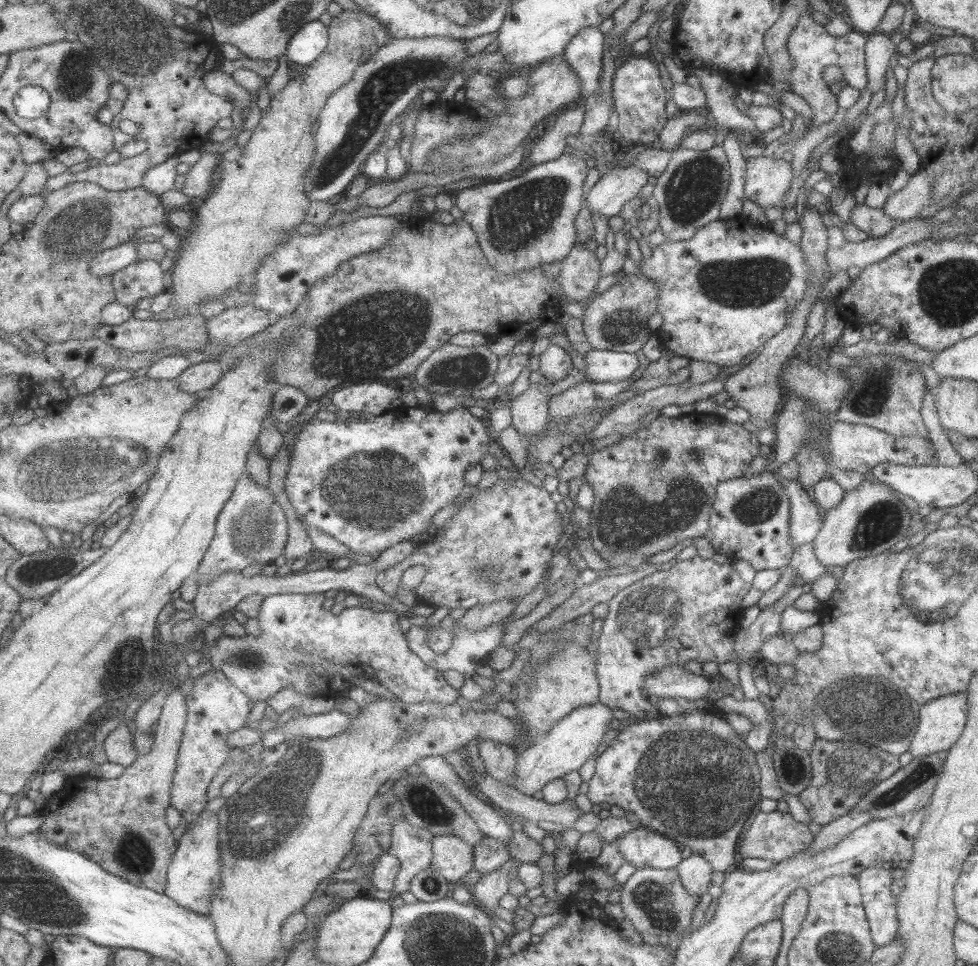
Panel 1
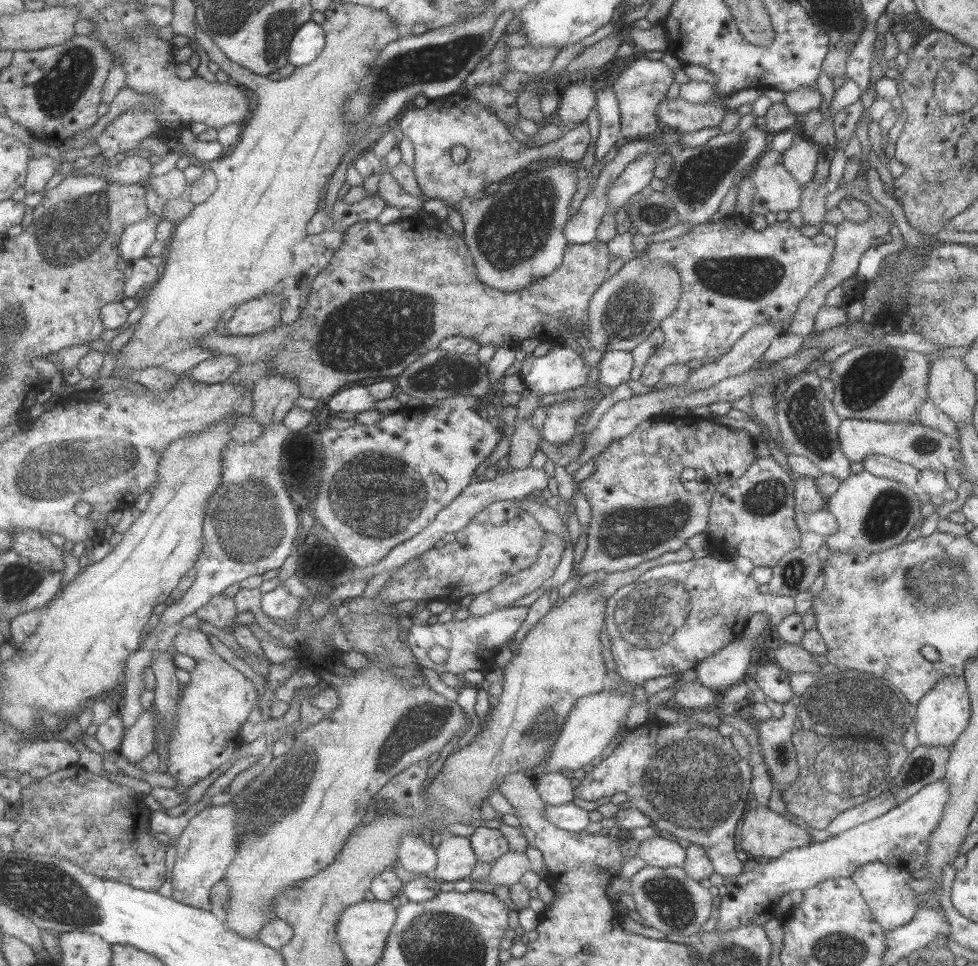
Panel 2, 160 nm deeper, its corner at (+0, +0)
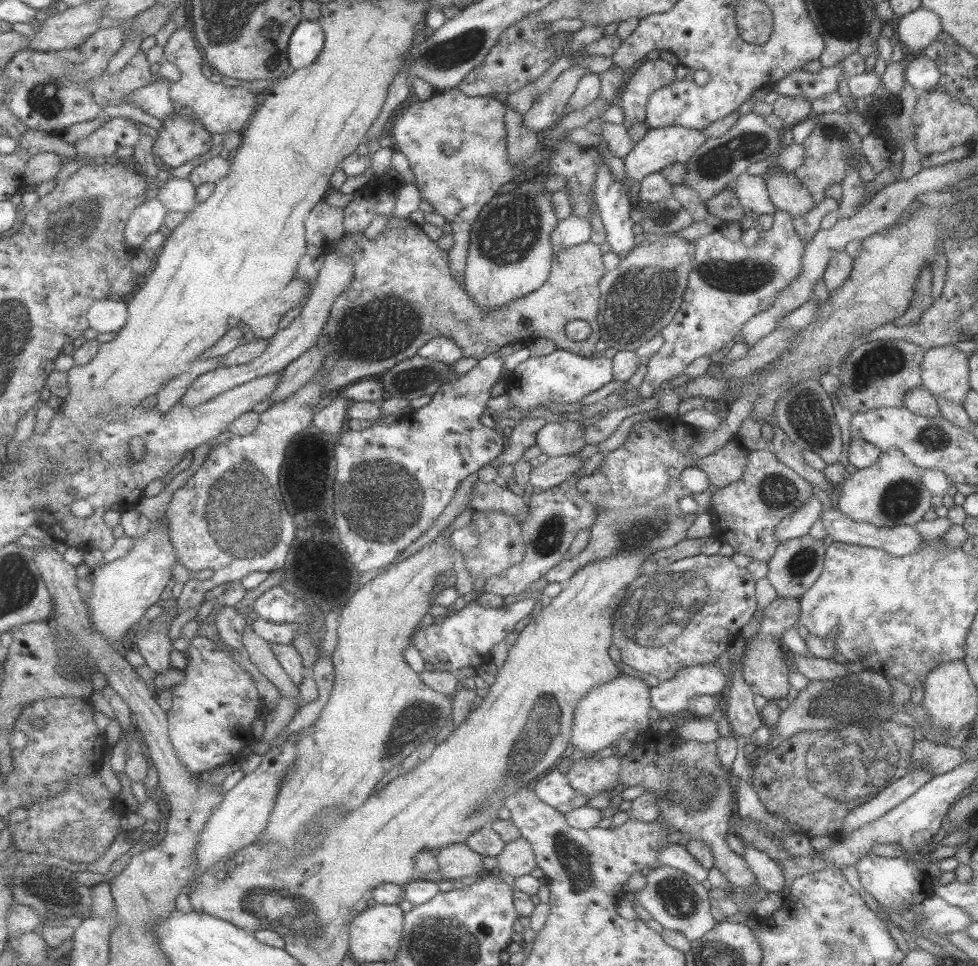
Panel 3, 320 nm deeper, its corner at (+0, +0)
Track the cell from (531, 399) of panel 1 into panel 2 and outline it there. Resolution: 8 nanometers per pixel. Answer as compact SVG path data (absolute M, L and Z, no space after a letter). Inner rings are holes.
M530 416L519 421L515 430L511 433L510 447L507 460L512 470L521 470L529 467L531 457L538 449L541 440L541 430L535 430L530 423Z

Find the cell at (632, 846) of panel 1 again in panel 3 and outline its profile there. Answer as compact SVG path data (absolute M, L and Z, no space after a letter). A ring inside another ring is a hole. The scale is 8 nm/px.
M675 843L659 851L658 862L661 865L681 870L700 883L708 877L708 870L688 853L686 847Z

